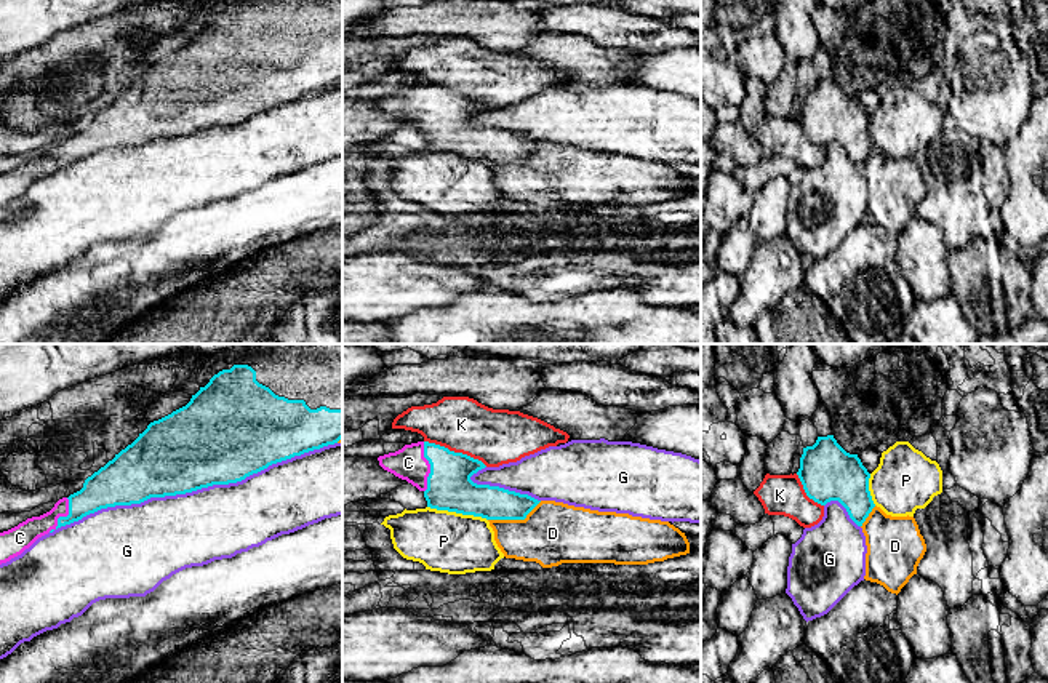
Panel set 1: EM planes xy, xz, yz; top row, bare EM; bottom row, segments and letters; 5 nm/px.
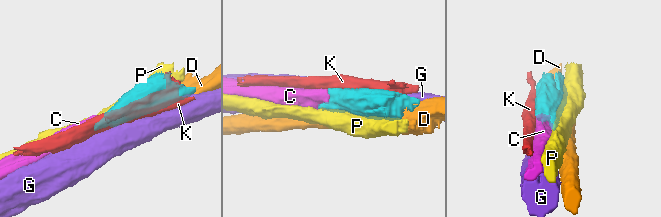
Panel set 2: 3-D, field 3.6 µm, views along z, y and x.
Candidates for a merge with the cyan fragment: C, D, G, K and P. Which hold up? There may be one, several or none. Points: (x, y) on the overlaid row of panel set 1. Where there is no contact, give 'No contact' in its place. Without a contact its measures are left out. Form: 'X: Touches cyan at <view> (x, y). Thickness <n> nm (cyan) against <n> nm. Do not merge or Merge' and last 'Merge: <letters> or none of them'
C: Touches cyan at xz (431, 467). Thickness 220 nm (cyan) against 160 nm. Merge
D: Touches cyan at xz (514, 519). Thickness 170 nm (cyan) against 320 nm. Do not merge
G: Touches cyan at xy (192, 490). Thickness 420 nm (cyan) against 380 nm. Do not merge
K: Touches cyan at xz (456, 453). Thickness 220 nm (cyan) against 280 nm. Do not merge
P: Touches cyan at xz (458, 512). Thickness 220 nm (cyan) against 300 nm. Do not merge
Merge: C

